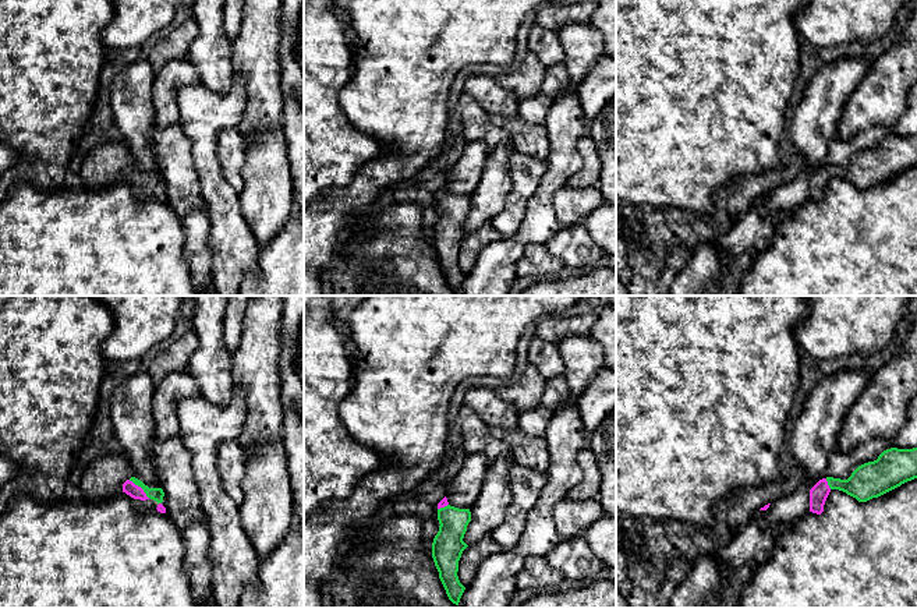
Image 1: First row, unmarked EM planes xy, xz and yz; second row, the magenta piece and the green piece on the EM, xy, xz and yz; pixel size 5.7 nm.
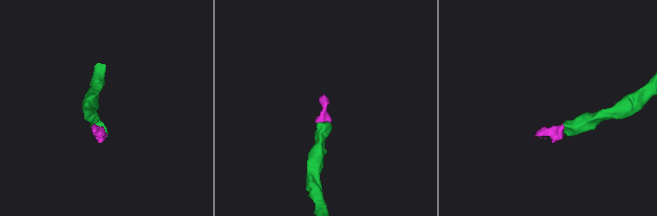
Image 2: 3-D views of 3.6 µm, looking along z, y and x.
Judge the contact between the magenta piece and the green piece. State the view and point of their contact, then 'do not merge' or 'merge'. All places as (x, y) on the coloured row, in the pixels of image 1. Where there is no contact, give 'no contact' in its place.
xy (140, 487) | merge

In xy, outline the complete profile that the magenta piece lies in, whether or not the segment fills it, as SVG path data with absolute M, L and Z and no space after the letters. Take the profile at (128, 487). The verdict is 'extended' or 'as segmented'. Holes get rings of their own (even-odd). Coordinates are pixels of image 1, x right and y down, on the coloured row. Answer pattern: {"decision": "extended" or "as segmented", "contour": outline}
{"decision": "extended", "contour": "M131 477L123 484L123 492L125 492L134 499L146 501L151 498L156 501L157 503L162 503L164 496L164 492L162 488L149 488L148 485L145 485L141 480L135 477Z"}

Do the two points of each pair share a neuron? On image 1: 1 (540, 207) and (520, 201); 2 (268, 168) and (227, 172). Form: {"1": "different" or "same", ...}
{"1": "different", "2": "different"}

